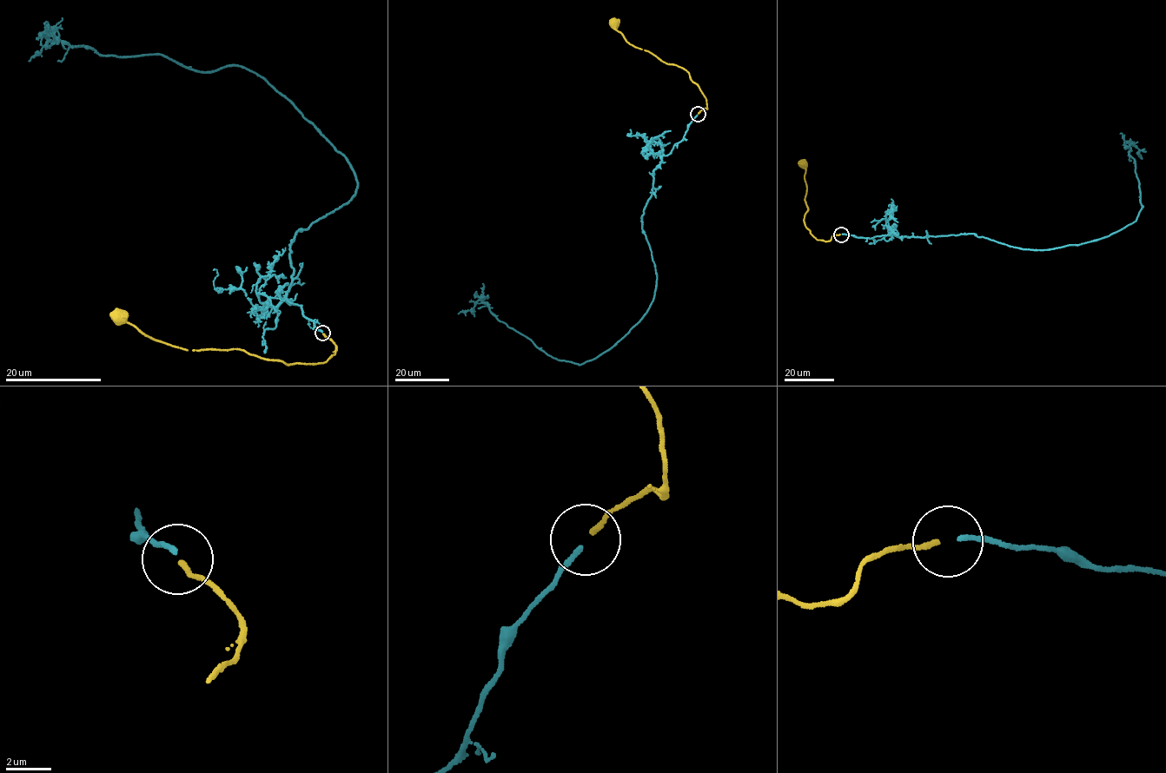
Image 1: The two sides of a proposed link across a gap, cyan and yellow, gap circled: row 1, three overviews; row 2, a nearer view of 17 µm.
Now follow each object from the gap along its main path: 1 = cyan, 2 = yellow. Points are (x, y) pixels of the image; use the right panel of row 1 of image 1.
1: (842, 234), (971, 234), (1032, 250), (1083, 243), (1134, 221), (1143, 206), (1129, 154), (1131, 144), (1142, 158)
2: (840, 234), (833, 235), (830, 241), (818, 240), (804, 223), (808, 208), (804, 199), (807, 189), (803, 164)

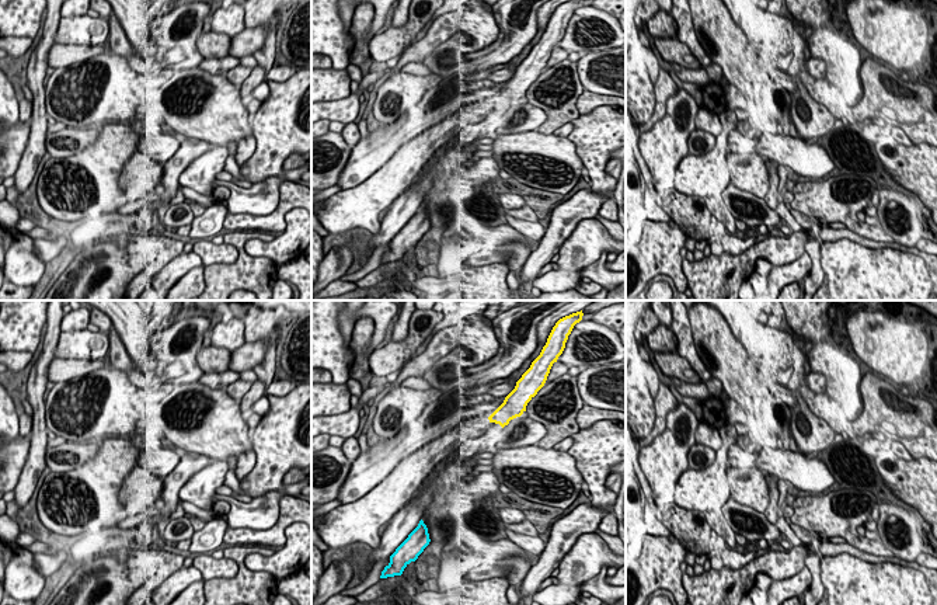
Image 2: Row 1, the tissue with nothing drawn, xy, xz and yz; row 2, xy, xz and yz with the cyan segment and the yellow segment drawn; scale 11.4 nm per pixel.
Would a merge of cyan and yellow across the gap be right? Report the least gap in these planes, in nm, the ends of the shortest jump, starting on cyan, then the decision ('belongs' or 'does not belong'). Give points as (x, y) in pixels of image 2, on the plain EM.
gap 1350 nm; span xz (421, 205), (490, 107); belongs

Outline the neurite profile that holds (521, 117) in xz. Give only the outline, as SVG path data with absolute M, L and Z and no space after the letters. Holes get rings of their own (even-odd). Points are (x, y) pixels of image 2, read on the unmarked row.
M516 102L509 107L497 133L520 133L537 131L547 121L546 112L529 102Z

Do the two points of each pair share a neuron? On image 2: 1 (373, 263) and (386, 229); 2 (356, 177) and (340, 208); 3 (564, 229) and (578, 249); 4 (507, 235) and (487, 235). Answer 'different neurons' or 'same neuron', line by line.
1: different neurons
2: different neurons
3: different neurons
4: same neuron

